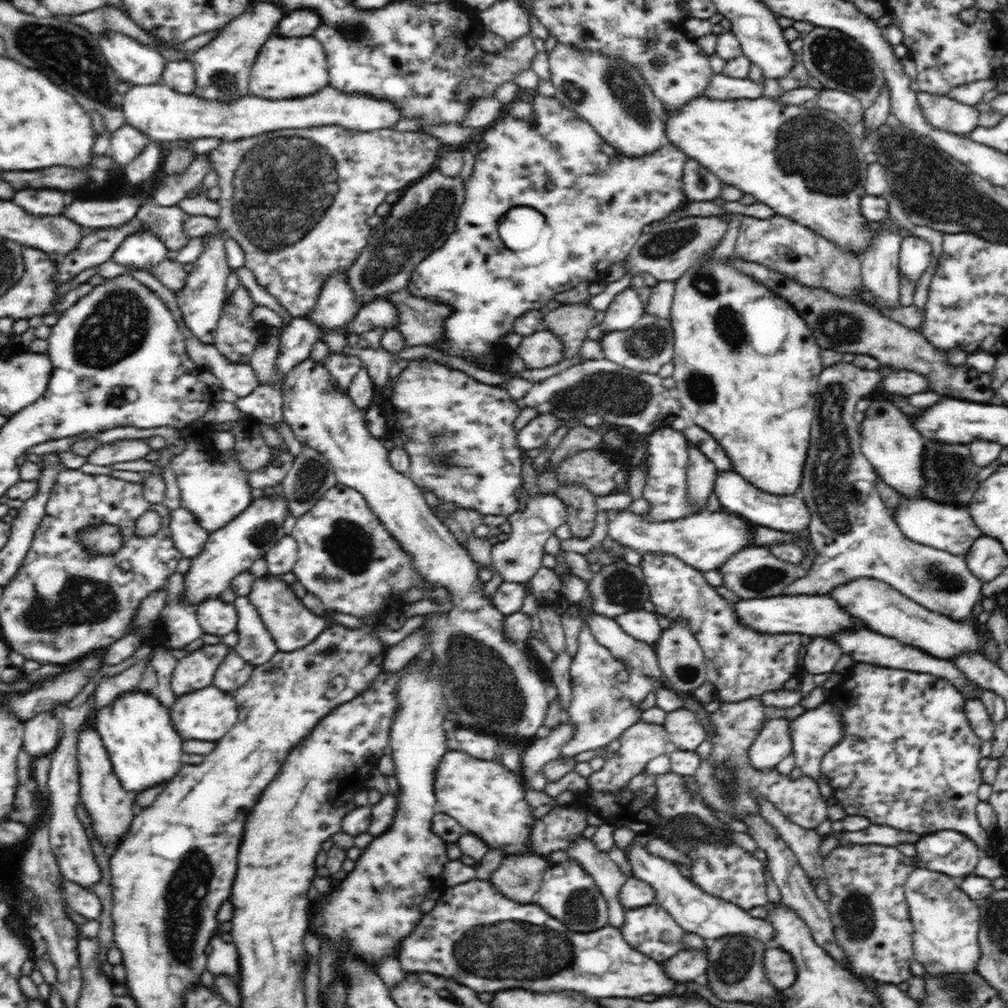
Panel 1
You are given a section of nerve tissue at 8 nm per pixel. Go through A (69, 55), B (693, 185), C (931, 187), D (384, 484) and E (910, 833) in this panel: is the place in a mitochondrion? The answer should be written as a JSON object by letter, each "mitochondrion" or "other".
{"A":"mitochondrion","B":"other","C":"mitochondrion","D":"other","E":"other"}

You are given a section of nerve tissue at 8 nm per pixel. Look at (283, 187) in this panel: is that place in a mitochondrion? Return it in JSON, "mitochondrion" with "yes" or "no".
{"mitochondrion":"yes"}

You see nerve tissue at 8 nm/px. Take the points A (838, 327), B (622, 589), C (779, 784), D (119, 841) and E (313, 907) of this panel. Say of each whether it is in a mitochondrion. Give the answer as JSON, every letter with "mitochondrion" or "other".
{"A":"mitochondrion","B":"mitochondrion","C":"other","D":"other","E":"other"}

